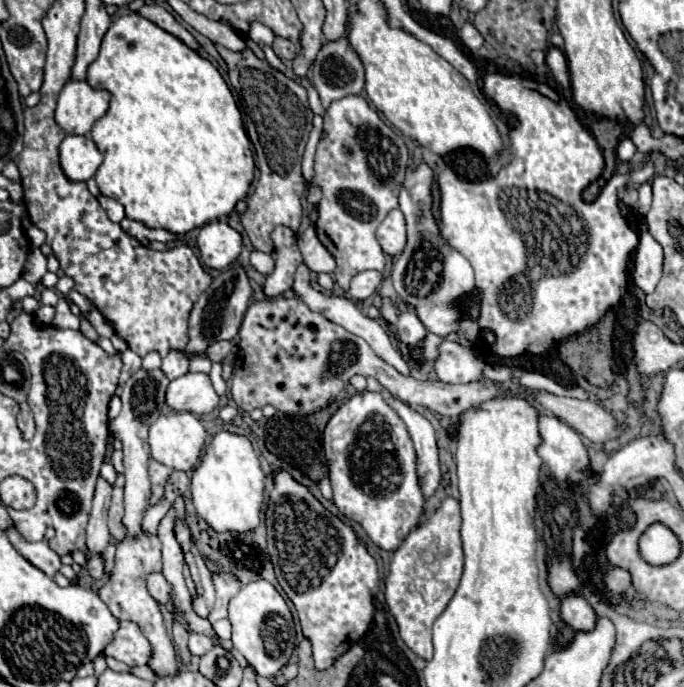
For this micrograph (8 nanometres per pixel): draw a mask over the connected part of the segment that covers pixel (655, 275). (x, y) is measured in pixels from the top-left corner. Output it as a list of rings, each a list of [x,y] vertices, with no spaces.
[[[642,231],[634,253],[634,283],[642,291],[652,293],[662,275],[662,263],[664,251],[660,243],[656,243],[656,239],[652,239],[648,231]]]

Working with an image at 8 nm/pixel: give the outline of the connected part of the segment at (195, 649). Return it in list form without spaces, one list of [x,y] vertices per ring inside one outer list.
[[[190,633],[188,649],[190,649],[192,655],[198,655],[198,657],[200,657],[200,655],[208,653],[212,647],[214,647],[214,643],[212,643],[210,637],[206,637],[206,635],[198,635],[198,633]]]

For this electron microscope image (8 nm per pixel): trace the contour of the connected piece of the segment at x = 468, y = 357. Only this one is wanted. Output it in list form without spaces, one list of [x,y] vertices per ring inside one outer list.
[[[442,341],[438,345],[434,371],[444,383],[472,383],[482,377],[482,361],[472,349],[454,341]]]

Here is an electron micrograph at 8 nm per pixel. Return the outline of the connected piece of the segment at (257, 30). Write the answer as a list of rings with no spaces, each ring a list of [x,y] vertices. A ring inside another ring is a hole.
[[[252,23],[248,37],[250,37],[260,49],[264,49],[266,45],[272,45],[272,41],[274,41],[274,33],[272,33],[268,27],[260,25],[260,23]]]

